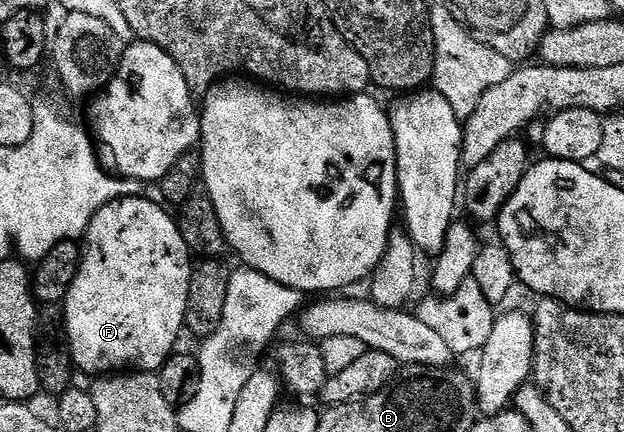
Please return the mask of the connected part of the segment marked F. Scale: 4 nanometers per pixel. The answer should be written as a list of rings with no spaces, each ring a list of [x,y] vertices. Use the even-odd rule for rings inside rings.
[[[127,196],[121,200],[114,200],[108,206],[101,208],[92,218],[88,226],[84,243],[81,245],[82,259],[78,261],[78,272],[74,276],[72,286],[68,290],[64,301],[66,308],[66,340],[68,355],[77,371],[98,372],[94,374],[114,374],[119,370],[126,370],[129,364],[139,372],[157,373],[165,362],[170,359],[172,353],[178,347],[178,335],[183,335],[186,326],[186,311],[188,310],[188,298],[190,297],[190,283],[194,273],[192,253],[190,247],[184,242],[184,238],[178,229],[178,221],[173,215],[165,212],[167,209],[161,203],[153,204],[142,196]]]

